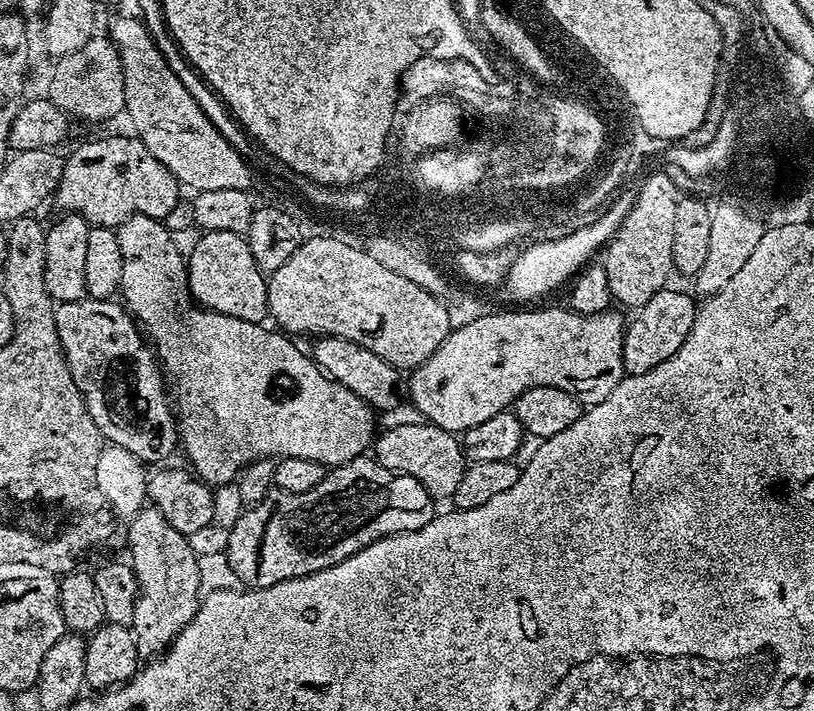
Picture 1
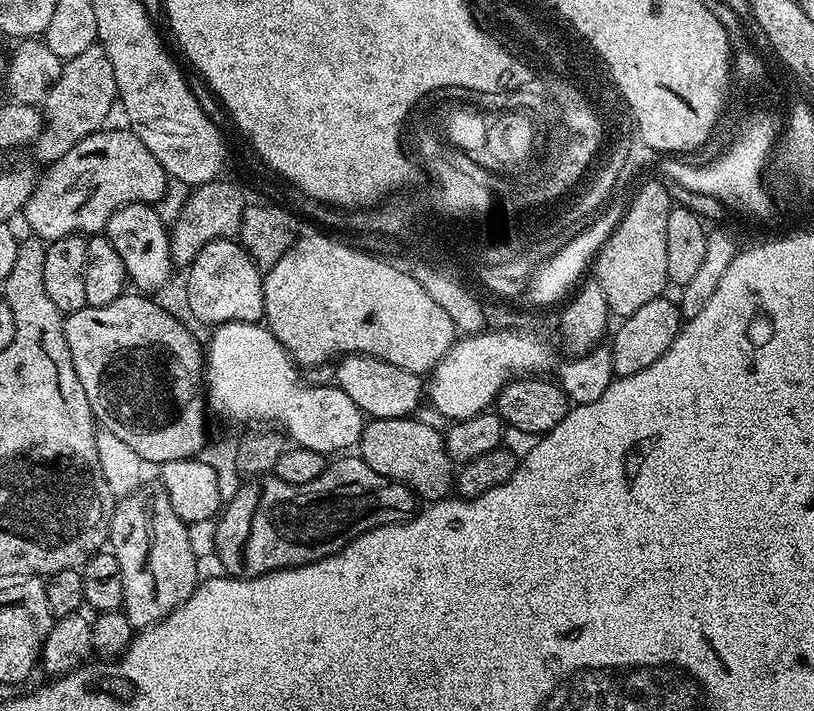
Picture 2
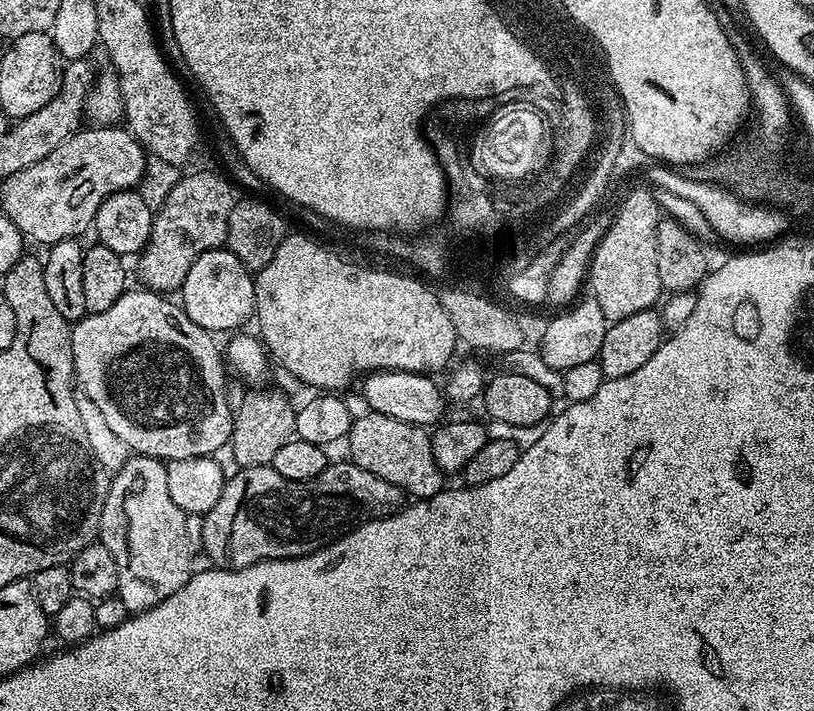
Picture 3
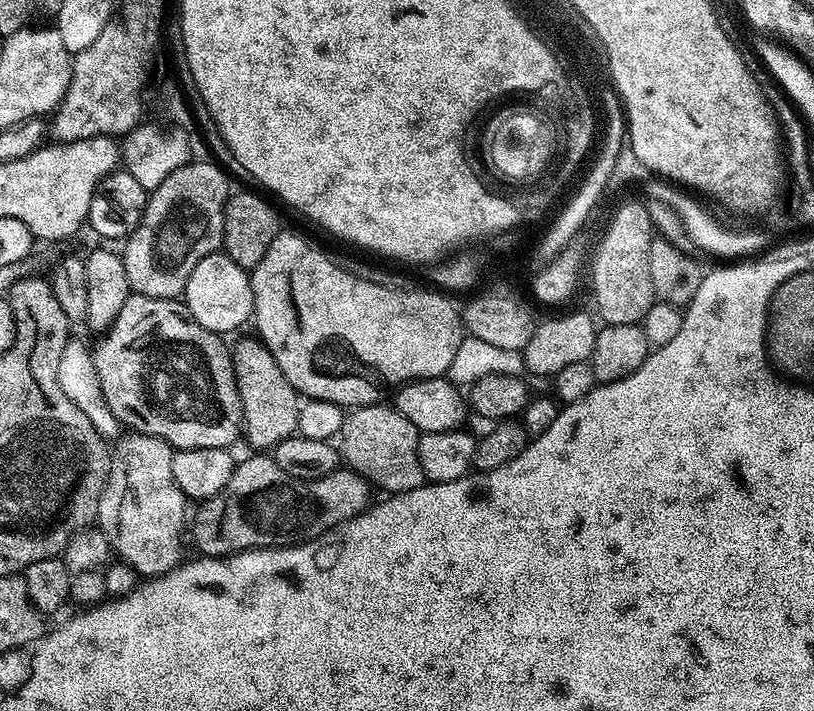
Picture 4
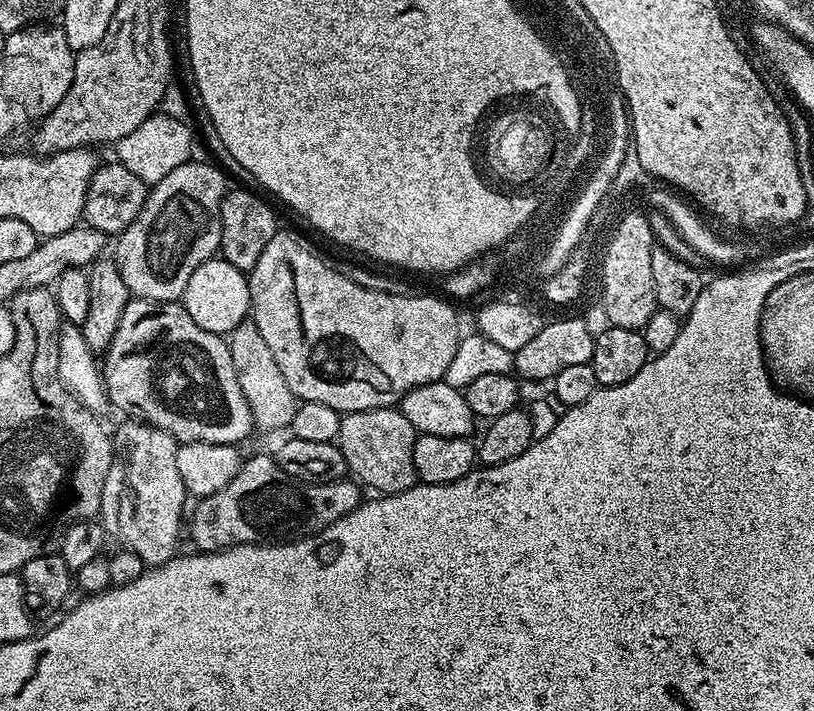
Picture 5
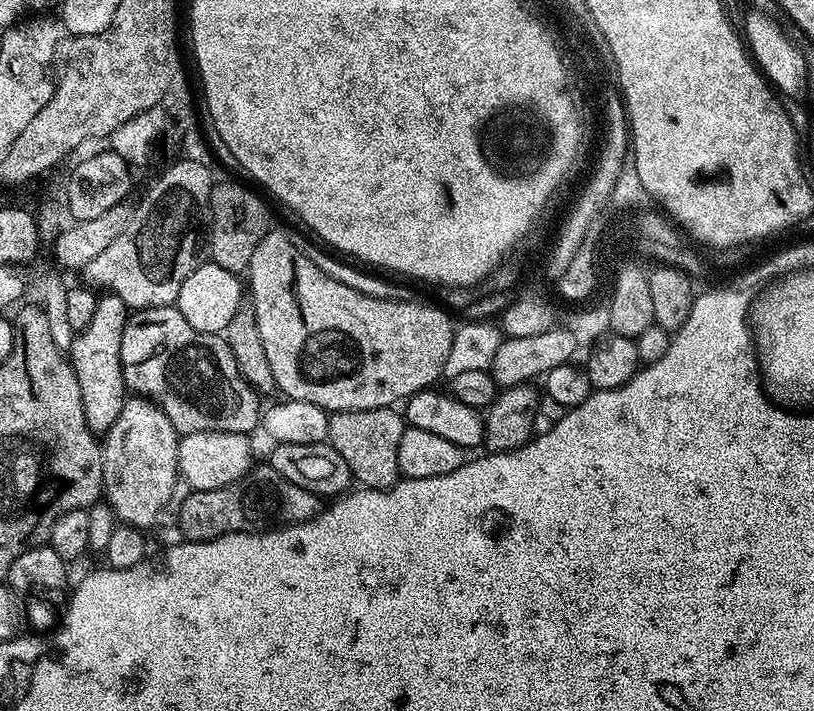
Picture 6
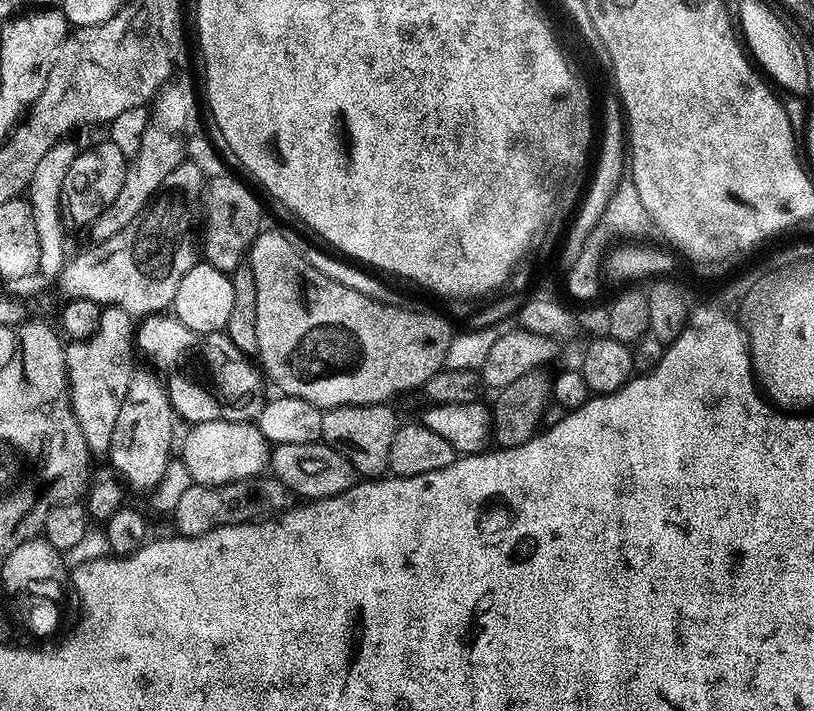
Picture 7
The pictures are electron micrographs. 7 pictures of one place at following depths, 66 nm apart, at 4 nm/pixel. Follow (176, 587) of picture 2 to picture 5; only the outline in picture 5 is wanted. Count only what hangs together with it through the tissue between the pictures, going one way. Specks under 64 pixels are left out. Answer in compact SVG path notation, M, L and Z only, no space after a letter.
M124 422L117 432L112 436L112 465L110 466L110 474L106 474L106 486L102 490L102 502L100 503L100 515L98 517L99 523L103 524L104 531L109 537L112 536L117 540L121 549L127 550L135 554L138 559L145 566L155 566L164 564L166 561L172 559L177 555L178 548L176 548L176 535L182 532L182 520L180 524L180 515L184 512L184 500L186 501L186 493L184 491L184 483L178 474L178 458L176 457L176 449L178 447L177 440L168 432L163 432L157 428L152 427L151 424L143 422Z

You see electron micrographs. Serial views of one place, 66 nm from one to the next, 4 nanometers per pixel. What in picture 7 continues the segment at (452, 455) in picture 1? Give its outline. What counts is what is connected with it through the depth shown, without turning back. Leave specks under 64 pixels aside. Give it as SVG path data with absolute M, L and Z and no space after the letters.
M391 403L386 404L347 404L329 408L322 418L320 440L328 444L338 454L350 462L353 473L364 478L380 478L389 471L391 447L398 427L396 412Z

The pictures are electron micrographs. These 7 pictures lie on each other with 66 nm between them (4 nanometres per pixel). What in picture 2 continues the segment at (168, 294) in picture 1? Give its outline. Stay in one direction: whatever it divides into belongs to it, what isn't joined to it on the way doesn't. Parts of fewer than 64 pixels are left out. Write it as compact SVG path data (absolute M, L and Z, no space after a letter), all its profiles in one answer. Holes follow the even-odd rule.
M127 204L114 214L110 214L106 229L108 241L118 250L124 260L124 270L129 281L137 284L137 289L152 294L172 276L172 246L170 232L166 224L151 204ZM263 323L222 324L213 332L208 344L206 340L206 400L211 411L213 408L218 415L229 416L236 424L277 420L297 448L340 454L351 449L351 444L359 445L360 408L346 398L341 388L303 384L292 357Z

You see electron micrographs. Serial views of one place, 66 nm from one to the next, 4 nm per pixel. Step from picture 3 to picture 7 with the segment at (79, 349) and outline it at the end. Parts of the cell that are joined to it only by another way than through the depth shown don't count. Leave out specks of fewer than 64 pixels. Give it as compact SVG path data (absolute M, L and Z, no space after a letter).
M153 314L139 321L134 332L134 344L148 360L164 371L162 383L177 417L189 425L202 422L232 421L235 424L257 421L266 406L262 396L259 371L247 361L245 353L237 350L227 333L205 332L196 348L184 348L186 329L172 314Z

